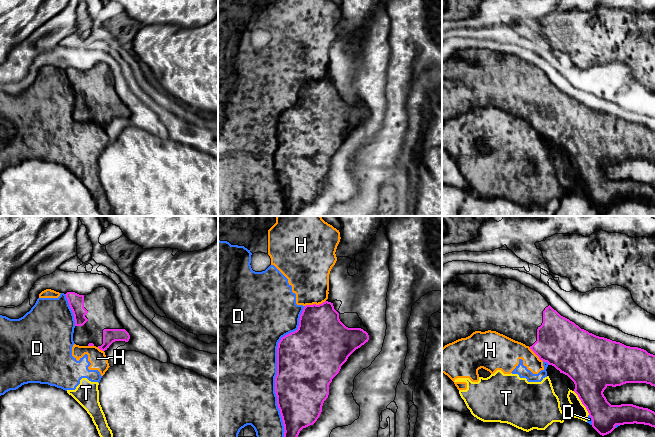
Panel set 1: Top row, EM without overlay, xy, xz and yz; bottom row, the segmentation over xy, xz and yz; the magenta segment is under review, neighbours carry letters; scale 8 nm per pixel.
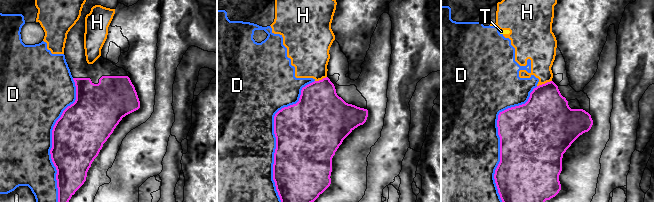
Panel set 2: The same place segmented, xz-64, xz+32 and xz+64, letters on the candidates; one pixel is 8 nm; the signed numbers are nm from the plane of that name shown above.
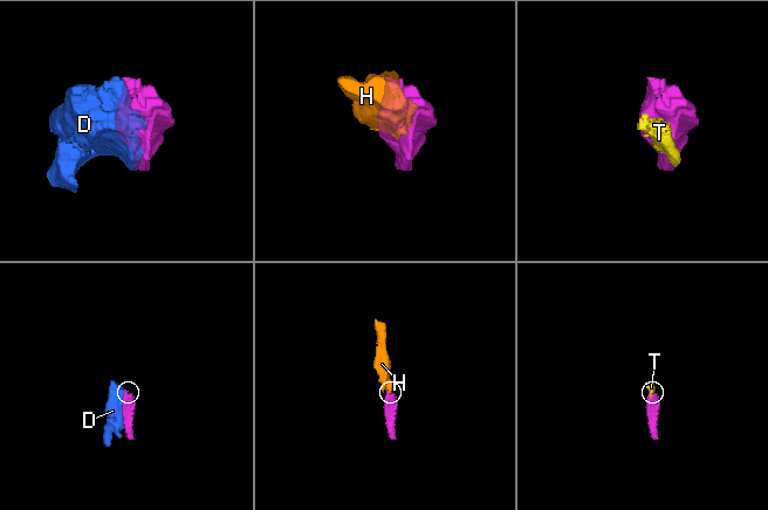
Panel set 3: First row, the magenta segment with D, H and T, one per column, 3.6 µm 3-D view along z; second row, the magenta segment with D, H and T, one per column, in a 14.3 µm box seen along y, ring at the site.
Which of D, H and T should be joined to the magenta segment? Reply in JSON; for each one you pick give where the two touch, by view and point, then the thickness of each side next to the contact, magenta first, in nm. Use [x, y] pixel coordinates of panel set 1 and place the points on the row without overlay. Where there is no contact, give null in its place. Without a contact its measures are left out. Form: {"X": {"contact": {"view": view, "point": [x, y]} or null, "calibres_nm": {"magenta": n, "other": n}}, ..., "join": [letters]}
{"join": []}

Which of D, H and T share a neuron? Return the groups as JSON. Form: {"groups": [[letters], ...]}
{"groups": [["D", "H", "T"]]}

